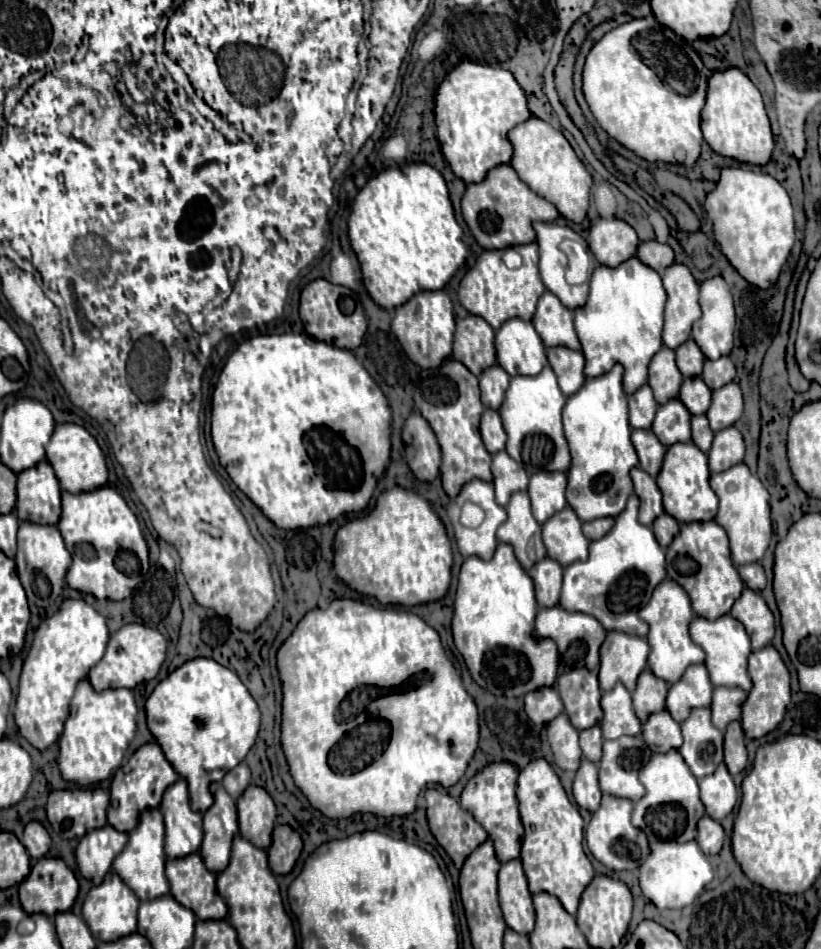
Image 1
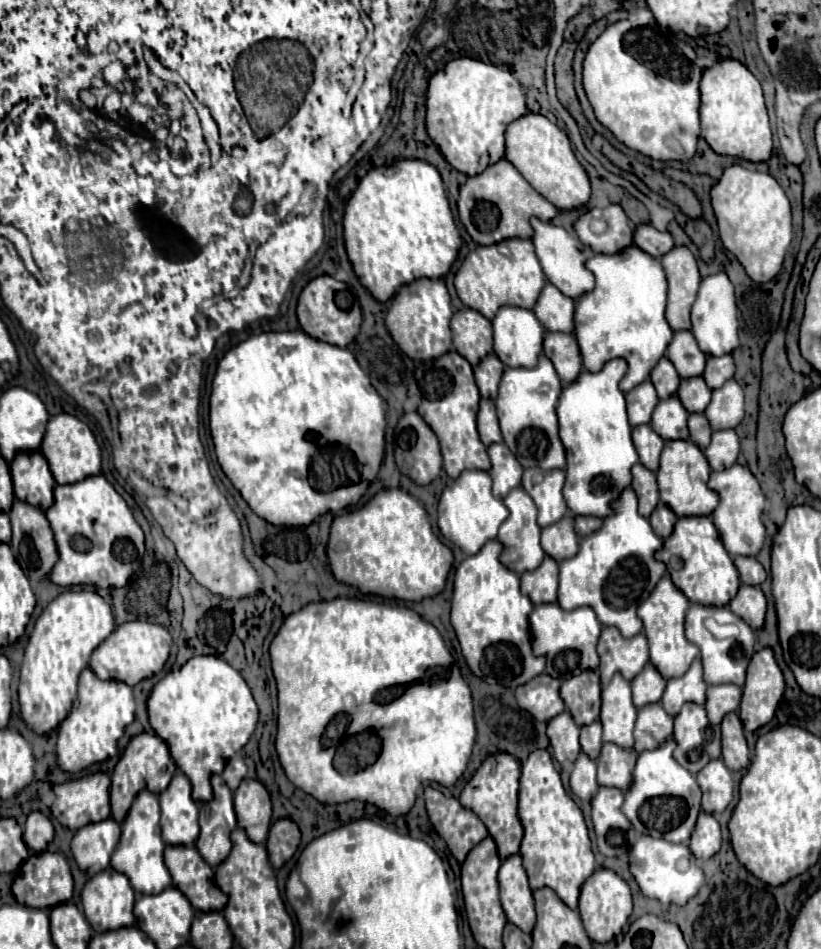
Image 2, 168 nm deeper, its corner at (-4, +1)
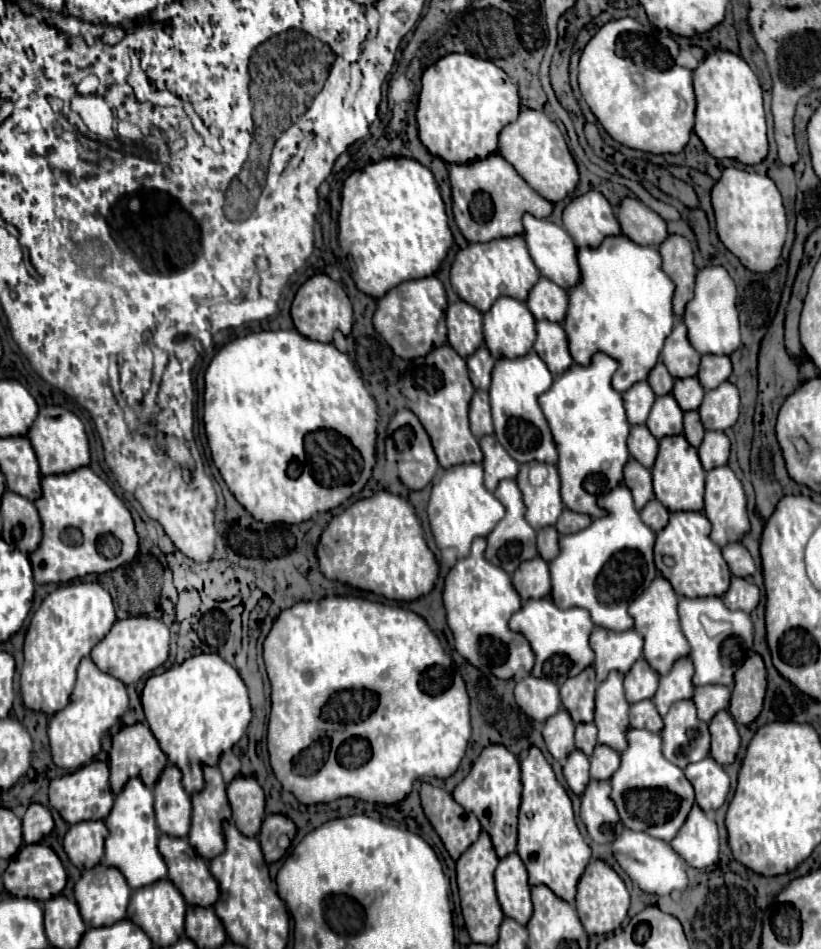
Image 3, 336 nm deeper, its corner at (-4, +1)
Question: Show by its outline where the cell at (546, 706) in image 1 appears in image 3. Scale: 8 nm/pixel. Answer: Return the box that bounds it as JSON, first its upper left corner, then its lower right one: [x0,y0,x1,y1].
[515,675,561,721]

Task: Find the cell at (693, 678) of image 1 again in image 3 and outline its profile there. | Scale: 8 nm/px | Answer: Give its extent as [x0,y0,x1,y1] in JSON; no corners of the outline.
[653,657,695,715]

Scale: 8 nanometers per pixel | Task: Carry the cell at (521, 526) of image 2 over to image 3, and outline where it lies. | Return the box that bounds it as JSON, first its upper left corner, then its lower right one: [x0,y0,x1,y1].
[485,479,537,573]

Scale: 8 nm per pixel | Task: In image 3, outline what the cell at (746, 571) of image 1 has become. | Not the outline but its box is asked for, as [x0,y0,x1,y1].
[723,543,755,577]

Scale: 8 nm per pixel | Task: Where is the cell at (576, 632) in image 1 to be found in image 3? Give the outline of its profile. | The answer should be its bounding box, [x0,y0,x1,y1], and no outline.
[509,597,595,685]

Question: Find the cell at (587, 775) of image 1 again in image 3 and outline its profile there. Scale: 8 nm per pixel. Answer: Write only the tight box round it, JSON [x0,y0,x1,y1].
[563,749,589,795]

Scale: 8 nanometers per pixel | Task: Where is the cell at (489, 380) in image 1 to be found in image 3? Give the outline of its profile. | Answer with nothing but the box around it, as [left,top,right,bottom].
[467,347,495,391]

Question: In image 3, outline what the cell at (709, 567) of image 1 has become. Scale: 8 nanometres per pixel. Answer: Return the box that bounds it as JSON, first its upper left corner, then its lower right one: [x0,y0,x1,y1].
[655,513,731,597]

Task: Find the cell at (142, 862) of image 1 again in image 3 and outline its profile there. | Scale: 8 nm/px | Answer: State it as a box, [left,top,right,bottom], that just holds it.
[105,779,167,889]

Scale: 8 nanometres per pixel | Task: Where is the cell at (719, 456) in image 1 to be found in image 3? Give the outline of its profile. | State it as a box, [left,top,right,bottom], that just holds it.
[697,431,731,471]

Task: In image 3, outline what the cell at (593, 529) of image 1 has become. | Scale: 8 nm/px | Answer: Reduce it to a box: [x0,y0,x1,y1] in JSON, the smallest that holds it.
[557,509,591,535]

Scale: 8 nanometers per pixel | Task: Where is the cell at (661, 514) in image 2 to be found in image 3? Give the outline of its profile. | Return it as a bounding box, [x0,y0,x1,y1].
[641,499,669,533]

